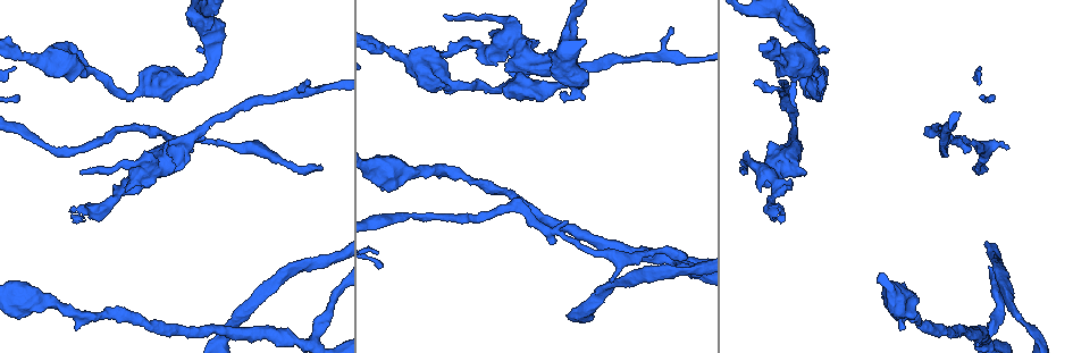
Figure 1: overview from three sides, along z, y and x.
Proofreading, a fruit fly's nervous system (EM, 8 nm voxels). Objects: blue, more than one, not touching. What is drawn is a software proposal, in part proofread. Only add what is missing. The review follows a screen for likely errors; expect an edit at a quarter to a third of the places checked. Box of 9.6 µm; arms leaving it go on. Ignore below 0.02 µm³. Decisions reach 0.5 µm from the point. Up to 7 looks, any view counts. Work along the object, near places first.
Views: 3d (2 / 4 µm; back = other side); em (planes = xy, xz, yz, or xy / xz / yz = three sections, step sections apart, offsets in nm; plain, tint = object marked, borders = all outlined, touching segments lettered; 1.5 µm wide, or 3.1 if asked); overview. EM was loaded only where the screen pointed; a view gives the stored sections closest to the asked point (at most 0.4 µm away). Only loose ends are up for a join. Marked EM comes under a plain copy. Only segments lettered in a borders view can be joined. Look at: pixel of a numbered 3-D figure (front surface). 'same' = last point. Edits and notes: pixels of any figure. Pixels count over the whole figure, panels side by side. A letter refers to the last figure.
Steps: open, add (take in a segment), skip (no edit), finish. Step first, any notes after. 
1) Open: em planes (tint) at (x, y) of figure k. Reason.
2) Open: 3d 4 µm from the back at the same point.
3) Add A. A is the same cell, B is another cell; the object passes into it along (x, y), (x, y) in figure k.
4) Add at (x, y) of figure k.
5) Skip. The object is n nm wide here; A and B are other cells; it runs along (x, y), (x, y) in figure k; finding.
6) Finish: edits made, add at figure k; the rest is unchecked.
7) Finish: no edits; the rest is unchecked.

Open: em planes (borders) at (445, 16) of figure 1. Tapers out.

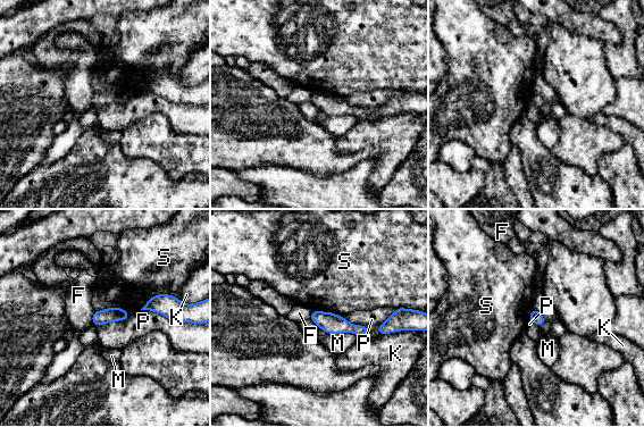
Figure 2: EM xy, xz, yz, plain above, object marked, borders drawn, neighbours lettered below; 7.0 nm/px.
Skip. F, K, M, P and S are other cells; a border runs along (334, 314), (369, 331) in figure 2; none of them fits.

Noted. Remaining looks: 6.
Open: 3d 2 µm at (780, 221) of figure 1. Free end.

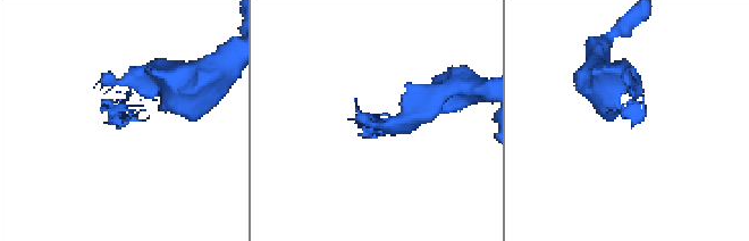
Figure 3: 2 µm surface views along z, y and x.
Open: em planes (borders) at (118, 129) of figure 3. Now the EM.

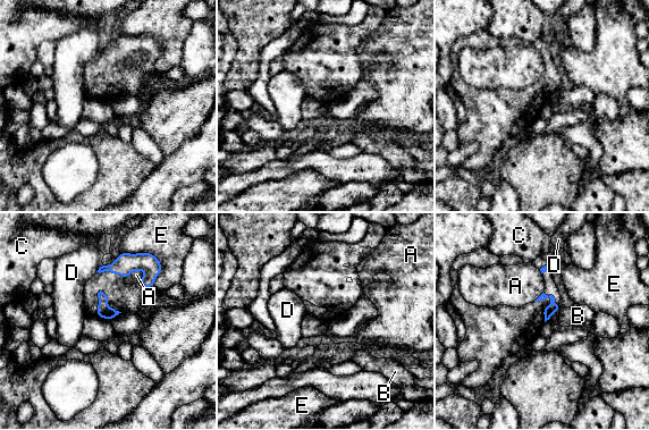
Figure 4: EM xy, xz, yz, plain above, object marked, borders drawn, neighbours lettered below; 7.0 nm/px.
Skip. A, B, C, D and E are other cells; a border runs along (559, 306), (555, 312) in figure 4; no lettered segment goes on from it.

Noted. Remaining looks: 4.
Open: em planes (borders) at (306, 83) of figure 1. An open end.

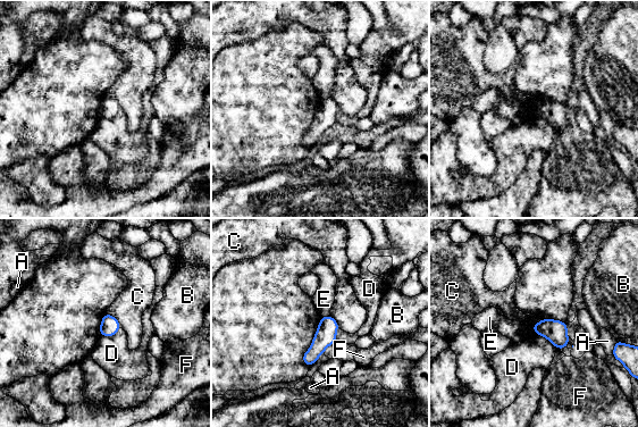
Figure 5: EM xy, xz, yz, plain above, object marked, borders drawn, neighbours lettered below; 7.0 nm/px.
Skip. The longest contact is with D, 160 nm; A, B, C, D, E and F are other cells; none of them fits.

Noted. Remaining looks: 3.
Finish: no edits; the rest is unchecked.

